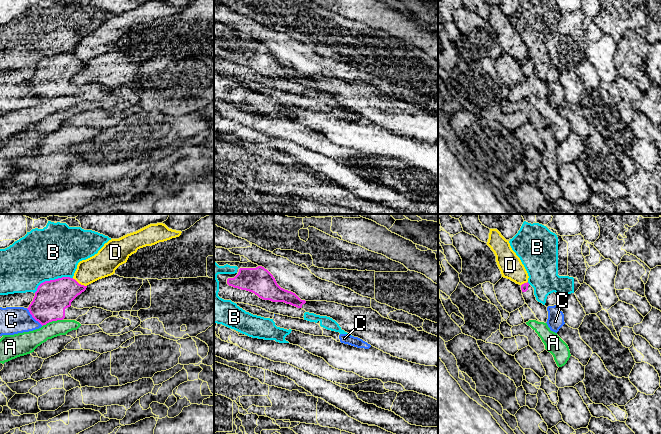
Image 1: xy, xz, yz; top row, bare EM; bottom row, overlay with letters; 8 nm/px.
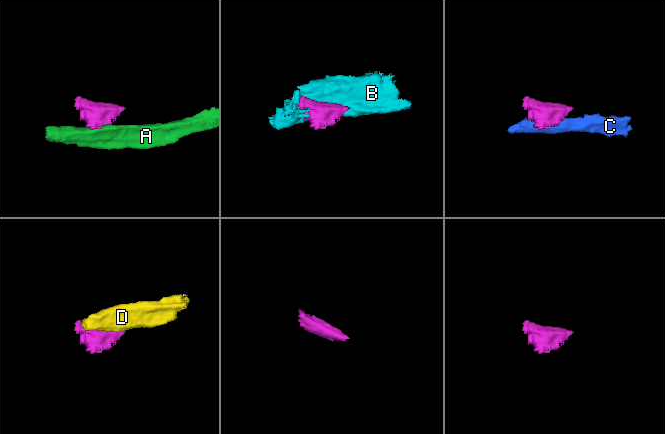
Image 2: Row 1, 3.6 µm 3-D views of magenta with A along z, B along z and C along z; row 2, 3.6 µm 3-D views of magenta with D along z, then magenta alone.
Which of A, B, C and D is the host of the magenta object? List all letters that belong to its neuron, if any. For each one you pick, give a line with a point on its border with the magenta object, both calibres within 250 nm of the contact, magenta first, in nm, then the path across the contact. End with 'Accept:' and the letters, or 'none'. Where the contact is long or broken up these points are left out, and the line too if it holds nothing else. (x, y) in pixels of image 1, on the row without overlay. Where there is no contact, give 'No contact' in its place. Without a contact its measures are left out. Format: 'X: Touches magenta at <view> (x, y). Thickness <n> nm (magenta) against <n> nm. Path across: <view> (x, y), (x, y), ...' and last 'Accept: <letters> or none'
Accept: none

